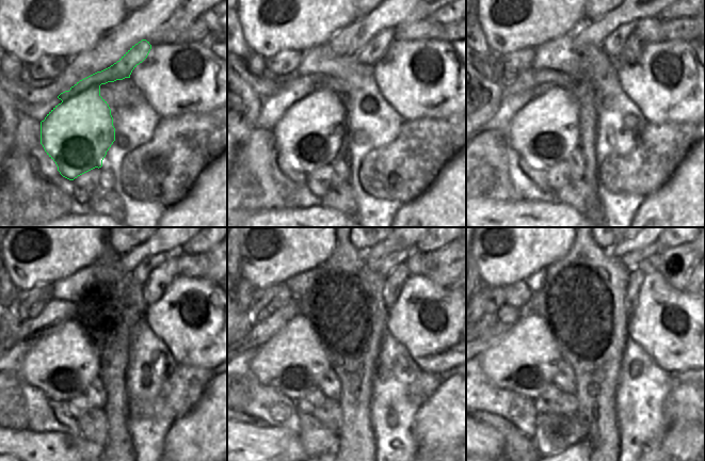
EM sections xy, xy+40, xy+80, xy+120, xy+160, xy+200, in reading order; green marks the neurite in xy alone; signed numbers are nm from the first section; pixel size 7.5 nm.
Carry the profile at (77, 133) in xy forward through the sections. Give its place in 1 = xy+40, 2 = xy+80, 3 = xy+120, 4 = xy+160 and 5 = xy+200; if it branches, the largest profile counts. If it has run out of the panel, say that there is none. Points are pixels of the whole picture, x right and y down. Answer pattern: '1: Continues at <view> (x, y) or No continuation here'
1: Continues at xy+40 (313, 130)
2: Continues at xy+80 (544, 131)
3: Continues at xy+120 (62, 364)
4: Continues at xy+160 (293, 361)
5: Continues at xy+200 (524, 361)

